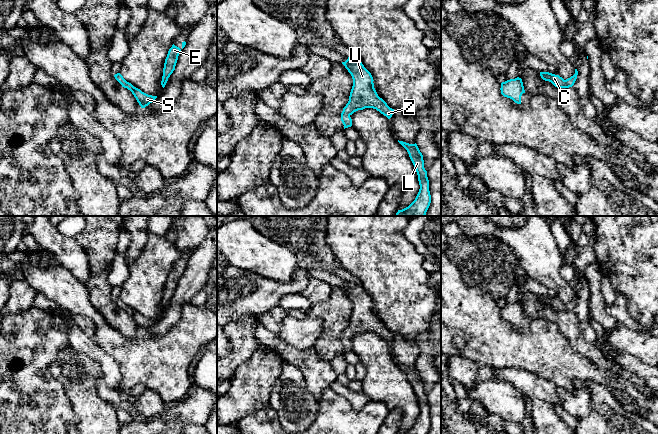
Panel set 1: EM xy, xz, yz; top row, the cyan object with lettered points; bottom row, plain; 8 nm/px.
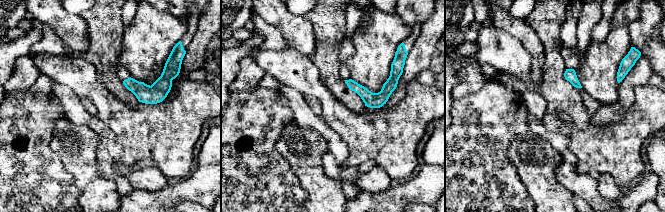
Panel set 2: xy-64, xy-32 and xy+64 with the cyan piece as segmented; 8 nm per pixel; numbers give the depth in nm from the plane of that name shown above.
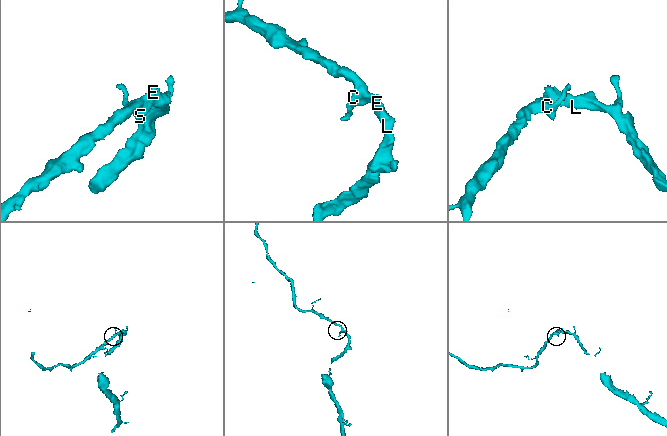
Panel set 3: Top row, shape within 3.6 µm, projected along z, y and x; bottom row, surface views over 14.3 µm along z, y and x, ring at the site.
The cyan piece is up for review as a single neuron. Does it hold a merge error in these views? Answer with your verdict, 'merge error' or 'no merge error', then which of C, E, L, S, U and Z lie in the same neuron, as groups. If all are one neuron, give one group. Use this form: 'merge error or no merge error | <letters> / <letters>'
no merge error | C E L S U Z

